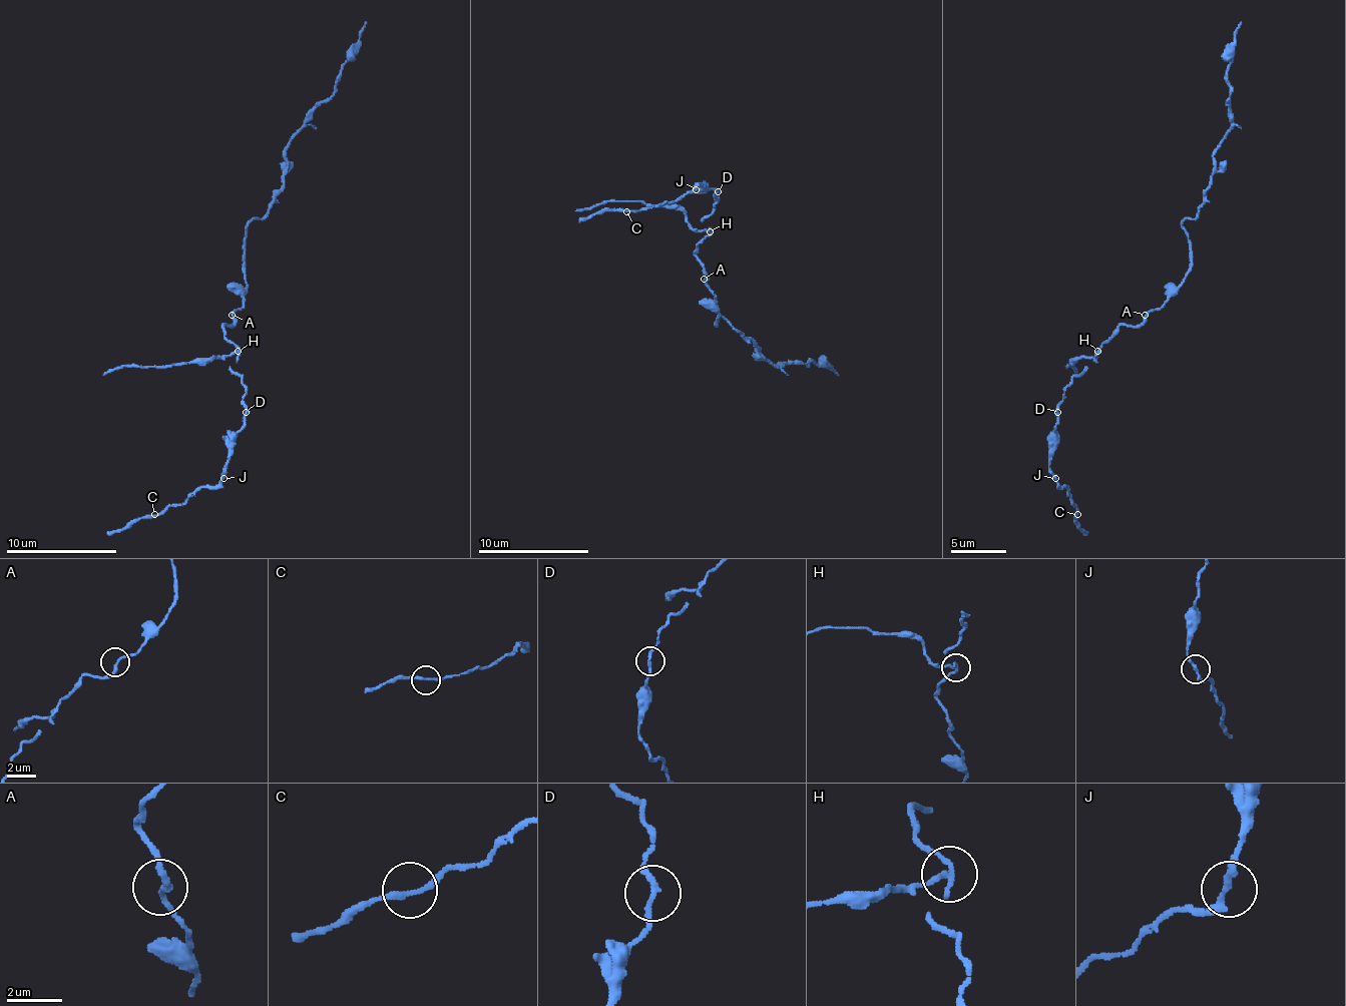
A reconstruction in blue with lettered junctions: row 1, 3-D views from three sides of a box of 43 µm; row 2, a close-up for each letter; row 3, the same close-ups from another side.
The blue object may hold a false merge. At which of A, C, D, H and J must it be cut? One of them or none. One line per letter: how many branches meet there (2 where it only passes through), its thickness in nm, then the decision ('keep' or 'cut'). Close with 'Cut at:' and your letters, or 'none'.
A: 2 branches meet; 200 nm thick; keep
C: 2 branches meet; 200 nm thick; keep
D: 2 branches meet; 190 nm thick; keep
H: 2 branches meet; 200 nm thick; cut
J: 2 branches meet; 200 nm thick; keep
Cut at: H

